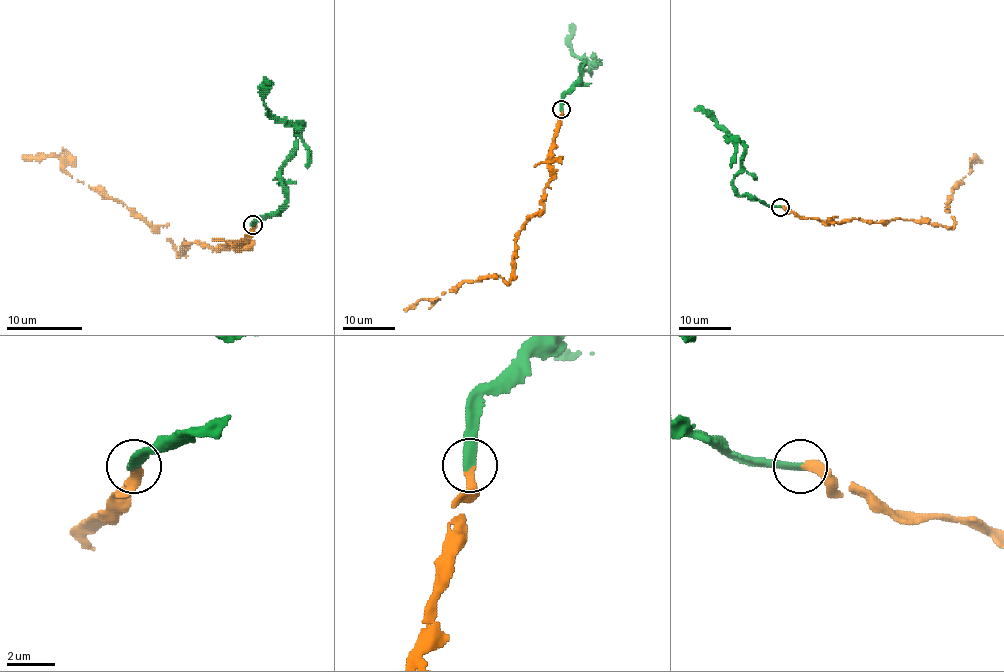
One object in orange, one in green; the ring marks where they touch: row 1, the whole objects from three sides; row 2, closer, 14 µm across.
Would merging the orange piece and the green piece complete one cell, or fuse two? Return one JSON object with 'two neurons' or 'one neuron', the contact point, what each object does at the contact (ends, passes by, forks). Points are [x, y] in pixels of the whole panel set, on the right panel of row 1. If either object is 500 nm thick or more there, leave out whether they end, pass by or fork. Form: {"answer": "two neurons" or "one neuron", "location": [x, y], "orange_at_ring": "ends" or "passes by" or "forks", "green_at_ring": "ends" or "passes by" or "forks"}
{"answer": "one neuron", "location": [780, 207], "orange_at_ring": "ends", "green_at_ring": "ends"}

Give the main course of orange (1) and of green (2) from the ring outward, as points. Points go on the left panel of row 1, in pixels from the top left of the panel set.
1: (252, 225), (237, 248), (191, 242), (178, 254), (125, 204), (68, 172), (52, 155), (22, 158)
2: (252, 225), (282, 208), (281, 170), (296, 138), (296, 130), (288, 122), (279, 122), (263, 101), (269, 81)

